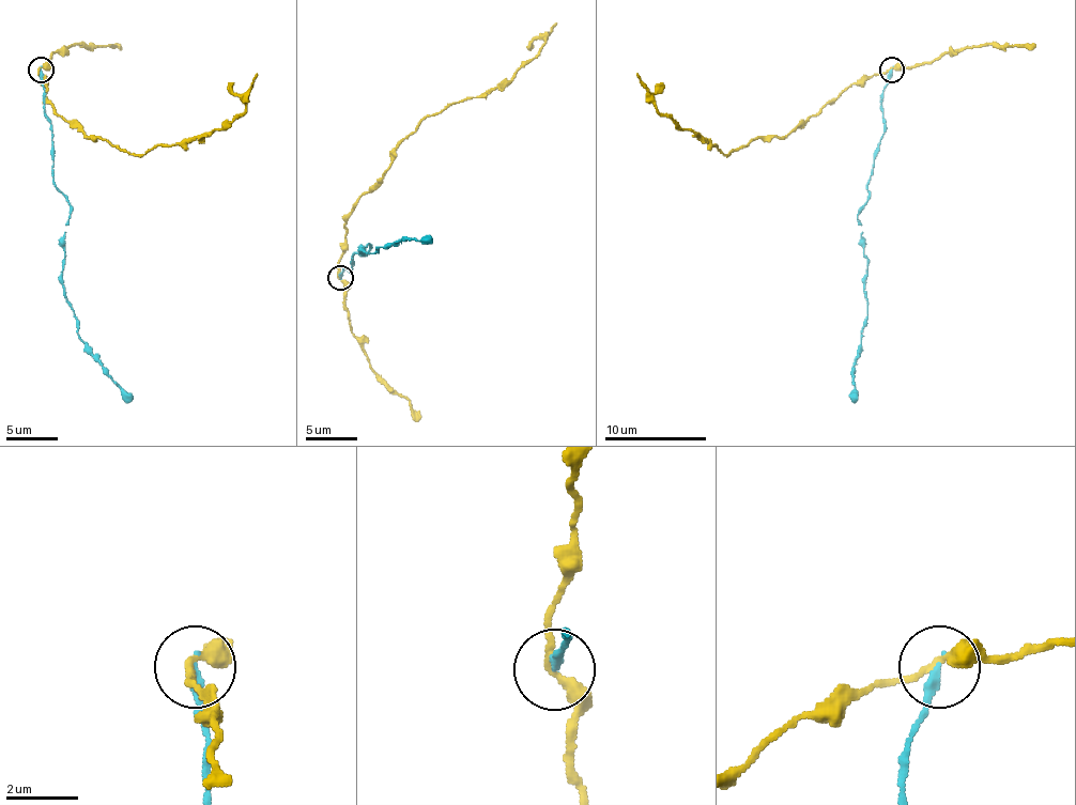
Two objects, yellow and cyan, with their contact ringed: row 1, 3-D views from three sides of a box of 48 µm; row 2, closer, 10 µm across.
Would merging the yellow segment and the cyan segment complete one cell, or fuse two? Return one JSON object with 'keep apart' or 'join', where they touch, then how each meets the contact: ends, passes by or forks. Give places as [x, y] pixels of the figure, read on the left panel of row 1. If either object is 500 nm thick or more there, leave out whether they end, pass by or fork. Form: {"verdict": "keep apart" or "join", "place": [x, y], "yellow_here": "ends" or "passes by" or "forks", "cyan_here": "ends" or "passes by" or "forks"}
{"verdict": "keep apart", "place": [41, 70], "yellow_here": "passes by", "cyan_here": "ends"}

